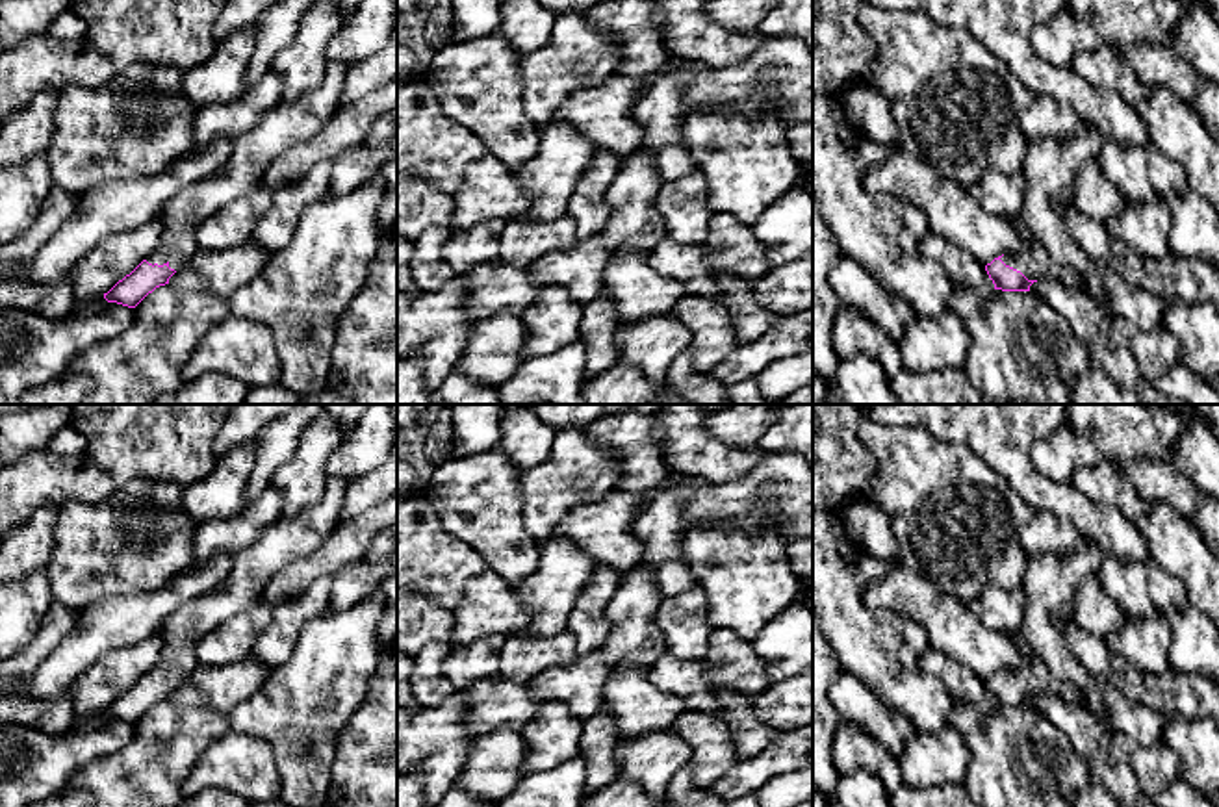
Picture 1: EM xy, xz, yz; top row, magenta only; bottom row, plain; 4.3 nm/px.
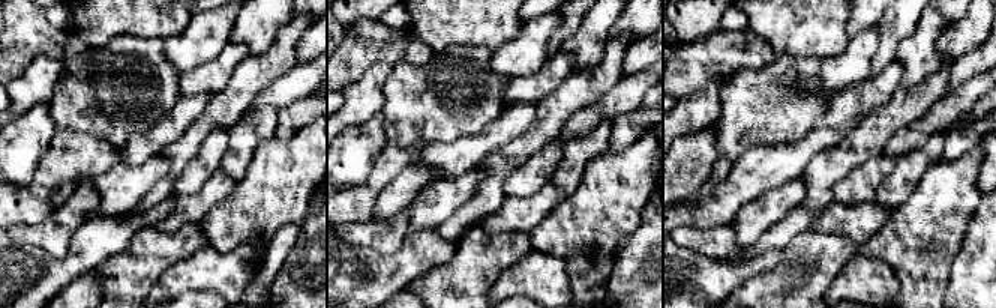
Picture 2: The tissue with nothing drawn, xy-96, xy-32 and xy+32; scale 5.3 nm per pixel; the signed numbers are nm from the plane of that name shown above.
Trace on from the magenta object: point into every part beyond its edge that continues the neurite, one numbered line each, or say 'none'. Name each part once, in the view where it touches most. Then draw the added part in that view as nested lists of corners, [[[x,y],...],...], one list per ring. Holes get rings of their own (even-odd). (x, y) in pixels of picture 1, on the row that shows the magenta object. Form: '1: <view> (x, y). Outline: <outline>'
1: yz (1034, 262). Outline: [[[1019,215],[1011,223],[1030,247],[1019,252],[1004,254],[1000,260],[1020,271],[1028,280],[1061,278],[1065,269],[1048,256],[1045,245],[1026,228],[1022,217]]]

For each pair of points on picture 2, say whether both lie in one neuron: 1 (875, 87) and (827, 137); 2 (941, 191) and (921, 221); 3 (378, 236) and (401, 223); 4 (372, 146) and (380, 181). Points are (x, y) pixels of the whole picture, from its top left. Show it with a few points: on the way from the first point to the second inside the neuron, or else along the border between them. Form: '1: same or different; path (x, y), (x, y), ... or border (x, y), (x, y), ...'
1: different; border (861, 119), (842, 126), (822, 125)
2: same; path (941, 199), (941, 203), (929, 215)
3: same; path (384, 236), (395, 229)
4: different; border (387, 143), (371, 175), (353, 187)

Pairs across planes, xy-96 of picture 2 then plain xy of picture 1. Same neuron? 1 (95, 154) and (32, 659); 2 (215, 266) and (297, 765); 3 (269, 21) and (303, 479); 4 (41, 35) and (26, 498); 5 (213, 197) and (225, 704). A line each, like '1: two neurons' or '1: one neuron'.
1: one neuron
2: two neurons
3: one neuron
4: one neuron
5: one neuron

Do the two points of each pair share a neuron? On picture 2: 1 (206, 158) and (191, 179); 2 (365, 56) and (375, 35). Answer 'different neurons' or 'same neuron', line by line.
1: same neuron
2: same neuron

